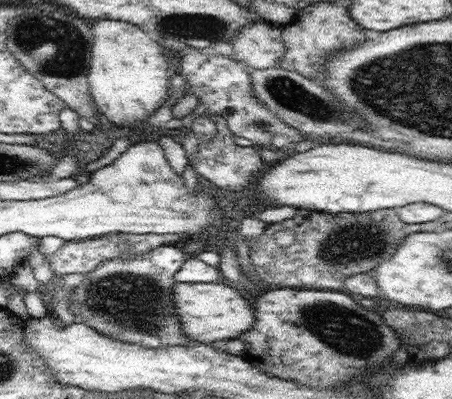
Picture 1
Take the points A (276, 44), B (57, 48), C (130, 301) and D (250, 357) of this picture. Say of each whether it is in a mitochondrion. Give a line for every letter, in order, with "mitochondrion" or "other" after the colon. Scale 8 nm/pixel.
A: other
B: mitochondrion
C: mitochondrion
D: other

